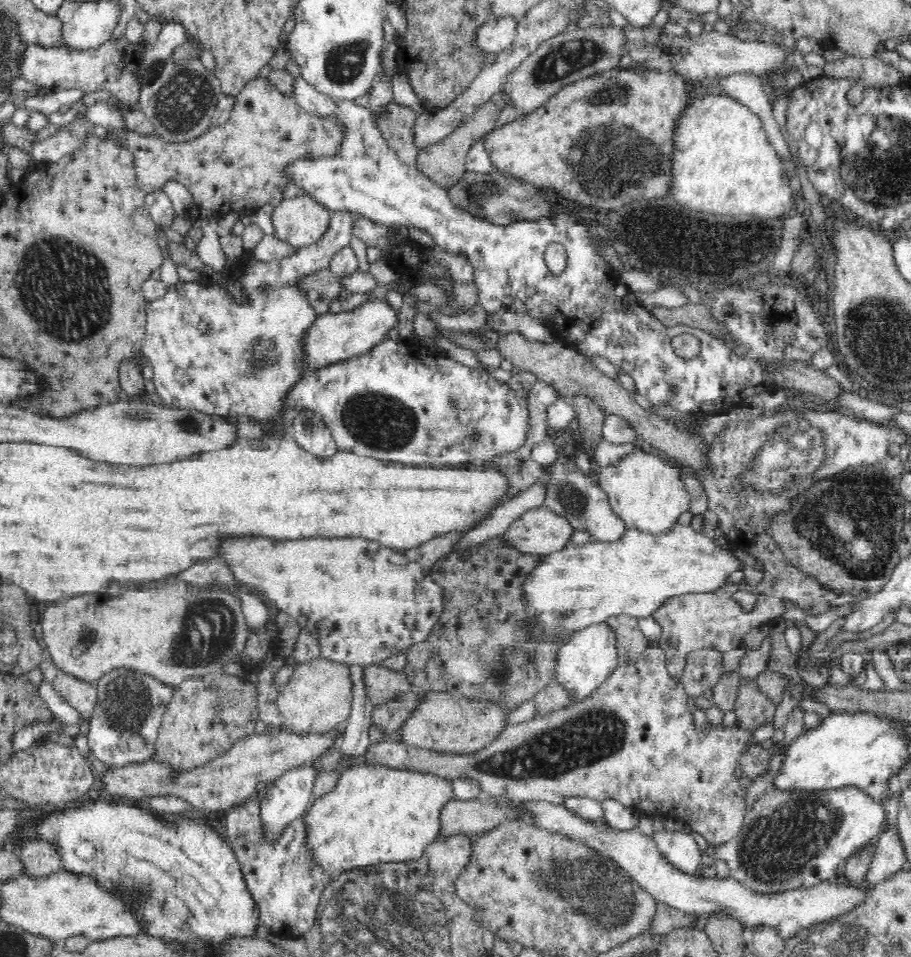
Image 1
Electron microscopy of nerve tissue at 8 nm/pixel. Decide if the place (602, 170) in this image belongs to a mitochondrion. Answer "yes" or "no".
yes

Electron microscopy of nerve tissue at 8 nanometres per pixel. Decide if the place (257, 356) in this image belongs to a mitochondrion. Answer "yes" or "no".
yes

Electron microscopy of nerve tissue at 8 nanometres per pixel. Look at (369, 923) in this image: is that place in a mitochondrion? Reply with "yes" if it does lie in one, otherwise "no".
yes

